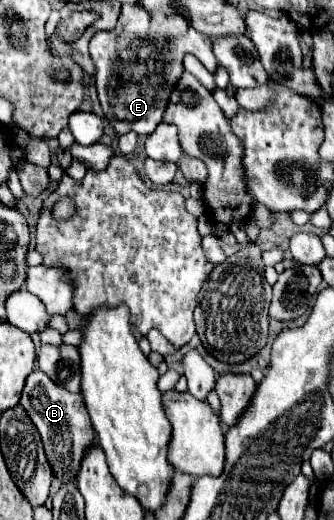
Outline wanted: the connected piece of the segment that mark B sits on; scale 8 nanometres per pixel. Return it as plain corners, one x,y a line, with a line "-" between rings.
34,369
26,379
20,405
26,409
26,413
30,415
30,419
40,431
40,437
42,437
48,461
54,469
54,475
60,477
62,481
74,479
80,469
80,459
84,455
84,449
96,441
82,395
64,391
64,387
58,387
46,373

